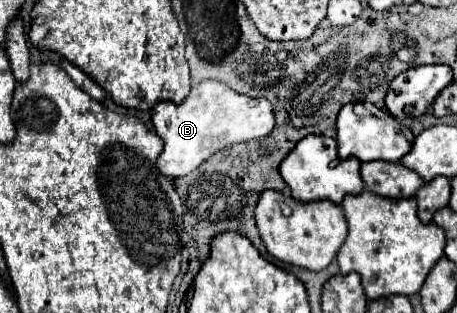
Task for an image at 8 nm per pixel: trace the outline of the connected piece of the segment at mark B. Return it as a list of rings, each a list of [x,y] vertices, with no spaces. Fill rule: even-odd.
[[[217,80],[195,84],[181,106],[173,102],[159,102],[153,108],[151,120],[157,136],[163,138],[165,144],[157,158],[157,168],[171,182],[197,170],[215,152],[245,140],[259,140],[267,136],[275,126],[269,100],[237,94]]]

